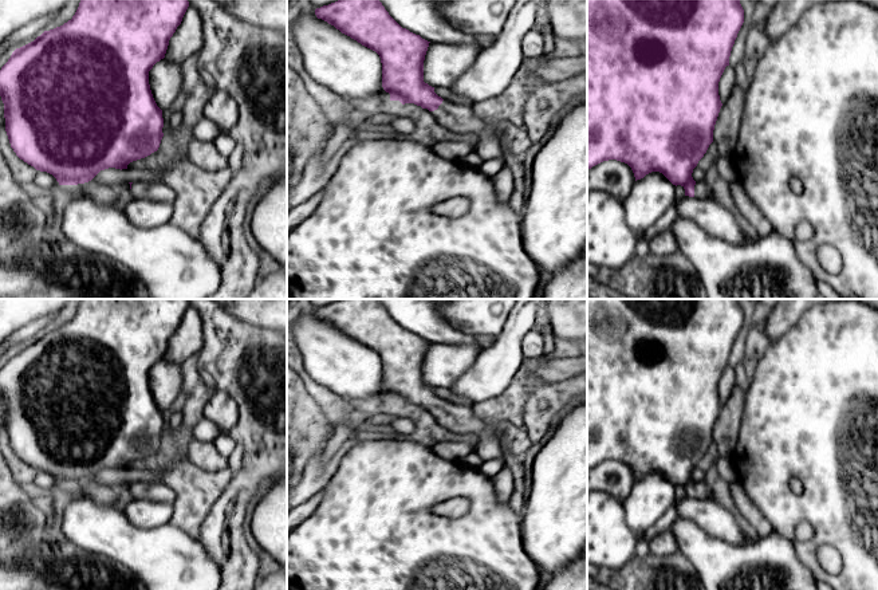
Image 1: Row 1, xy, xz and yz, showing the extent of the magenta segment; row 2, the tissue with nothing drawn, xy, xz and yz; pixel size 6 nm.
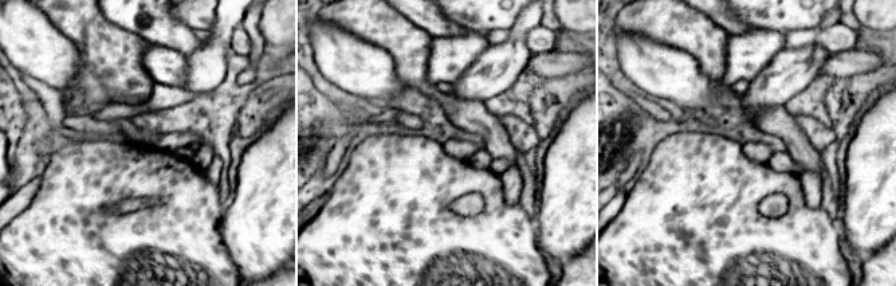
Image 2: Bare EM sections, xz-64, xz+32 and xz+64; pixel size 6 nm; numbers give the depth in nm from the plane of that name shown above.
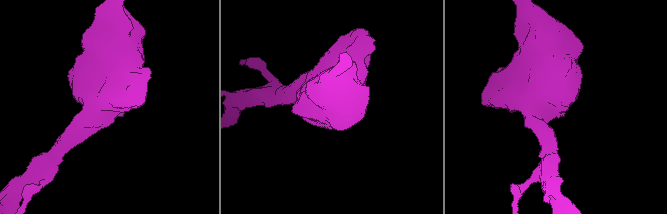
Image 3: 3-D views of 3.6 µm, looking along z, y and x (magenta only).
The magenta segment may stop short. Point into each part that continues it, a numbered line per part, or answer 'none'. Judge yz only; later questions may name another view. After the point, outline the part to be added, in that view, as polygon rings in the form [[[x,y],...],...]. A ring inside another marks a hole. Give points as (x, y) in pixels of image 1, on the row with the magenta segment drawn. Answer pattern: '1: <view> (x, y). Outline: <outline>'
1: yz (701, 191). Outline: [[[698,181],[694,185],[694,197],[697,198],[710,198],[710,188],[705,181]]]

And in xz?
1: xz (453, 117). Outline: [[[444,99],[432,114],[446,129],[472,135],[476,142],[475,156],[483,161],[504,158],[500,138],[491,133],[487,126],[473,115],[471,107],[461,107]]]

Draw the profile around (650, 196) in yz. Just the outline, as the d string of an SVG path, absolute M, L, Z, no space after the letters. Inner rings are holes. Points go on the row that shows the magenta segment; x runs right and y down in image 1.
M651 172L637 180L622 202L629 228L634 235L651 227L676 200L676 185L662 173Z

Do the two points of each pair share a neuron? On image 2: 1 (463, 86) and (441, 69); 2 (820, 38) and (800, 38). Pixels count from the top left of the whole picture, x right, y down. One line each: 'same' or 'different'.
1: different
2: same

